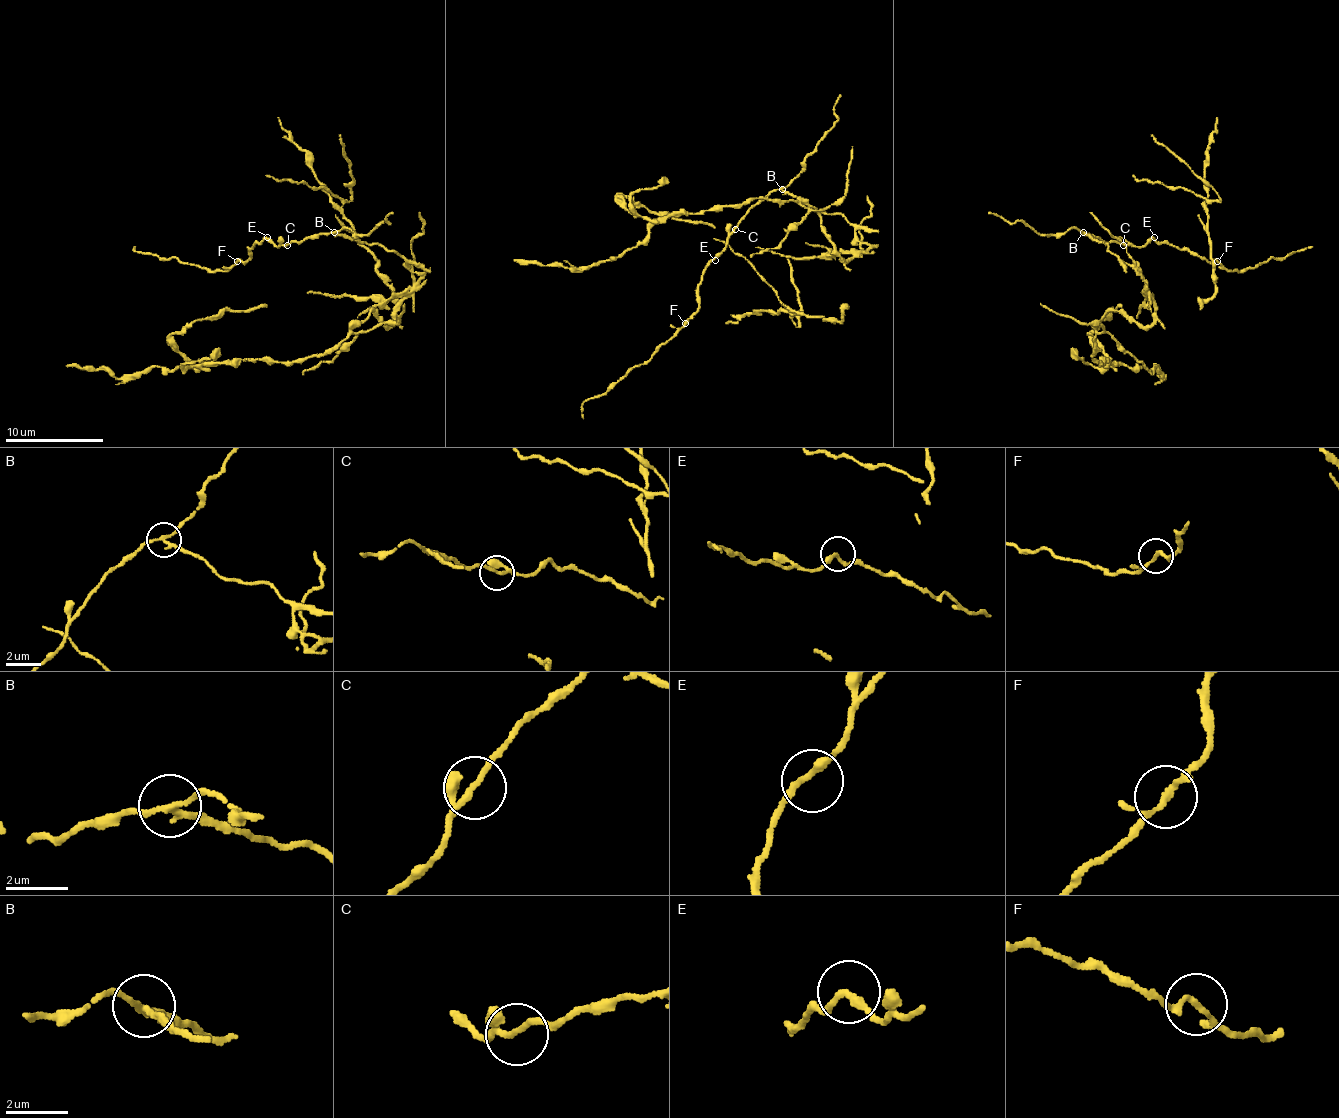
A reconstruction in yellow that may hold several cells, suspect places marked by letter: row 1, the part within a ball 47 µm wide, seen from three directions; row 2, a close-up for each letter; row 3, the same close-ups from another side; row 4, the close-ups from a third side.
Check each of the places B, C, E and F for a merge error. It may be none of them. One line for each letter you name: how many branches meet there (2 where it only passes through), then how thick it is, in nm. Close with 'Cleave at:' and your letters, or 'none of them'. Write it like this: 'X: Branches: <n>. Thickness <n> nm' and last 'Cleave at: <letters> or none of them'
B: Branches: 3. Thickness 180 nm
Cleave at: B

